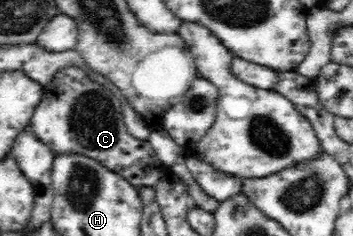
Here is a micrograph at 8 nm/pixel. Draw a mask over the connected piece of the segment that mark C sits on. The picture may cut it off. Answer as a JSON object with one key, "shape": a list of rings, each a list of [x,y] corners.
{"shape":[[[70,66],[60,70],[47,86],[43,86],[42,101],[36,106],[29,125],[34,129],[34,137],[48,145],[54,155],[84,154],[114,170],[136,188],[155,188],[166,170],[152,144],[147,139],[135,138],[126,129],[122,121],[121,96],[86,68]]]}

